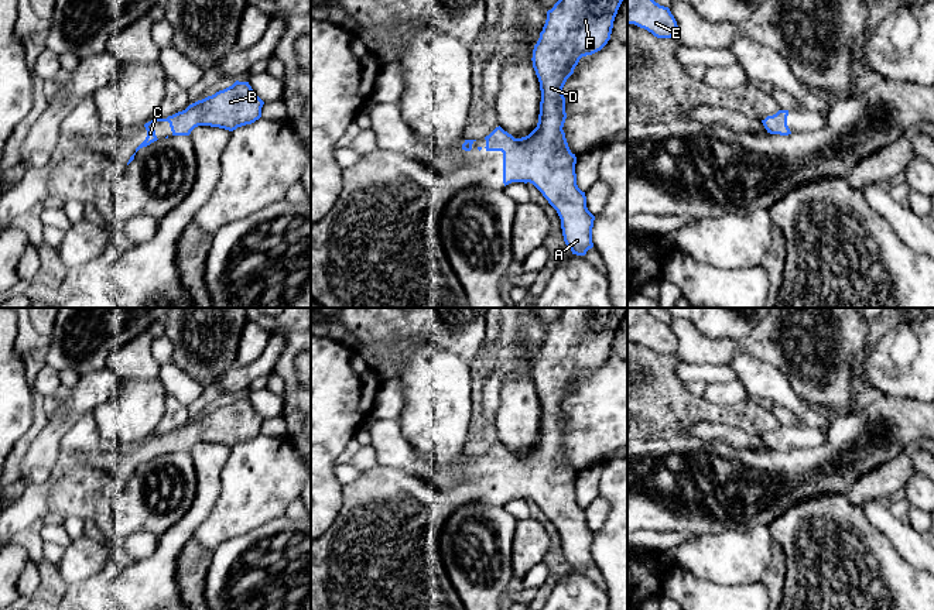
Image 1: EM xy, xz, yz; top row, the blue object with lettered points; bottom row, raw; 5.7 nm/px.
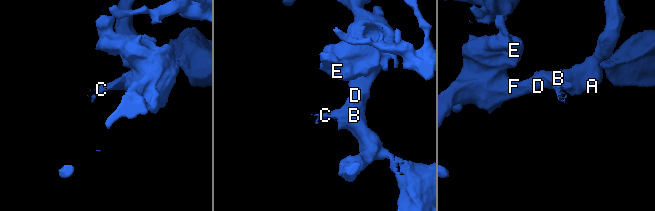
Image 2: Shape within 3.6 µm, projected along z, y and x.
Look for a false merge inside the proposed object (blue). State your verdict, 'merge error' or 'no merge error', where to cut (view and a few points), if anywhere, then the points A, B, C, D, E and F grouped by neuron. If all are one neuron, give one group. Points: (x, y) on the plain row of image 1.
no merge error; no cut; A B C D E F

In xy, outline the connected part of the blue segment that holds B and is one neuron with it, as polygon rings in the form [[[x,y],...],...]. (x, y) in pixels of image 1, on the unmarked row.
[[[236,397],[232,402],[189,421],[182,428],[146,439],[147,453],[136,469],[158,456],[154,446],[157,438],[168,438],[172,452],[189,452],[198,442],[233,448],[259,436],[263,421],[264,418],[254,409],[249,398]]]

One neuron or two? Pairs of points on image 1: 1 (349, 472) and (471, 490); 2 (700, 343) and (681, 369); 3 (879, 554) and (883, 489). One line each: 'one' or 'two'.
1: two
2: two
3: two

